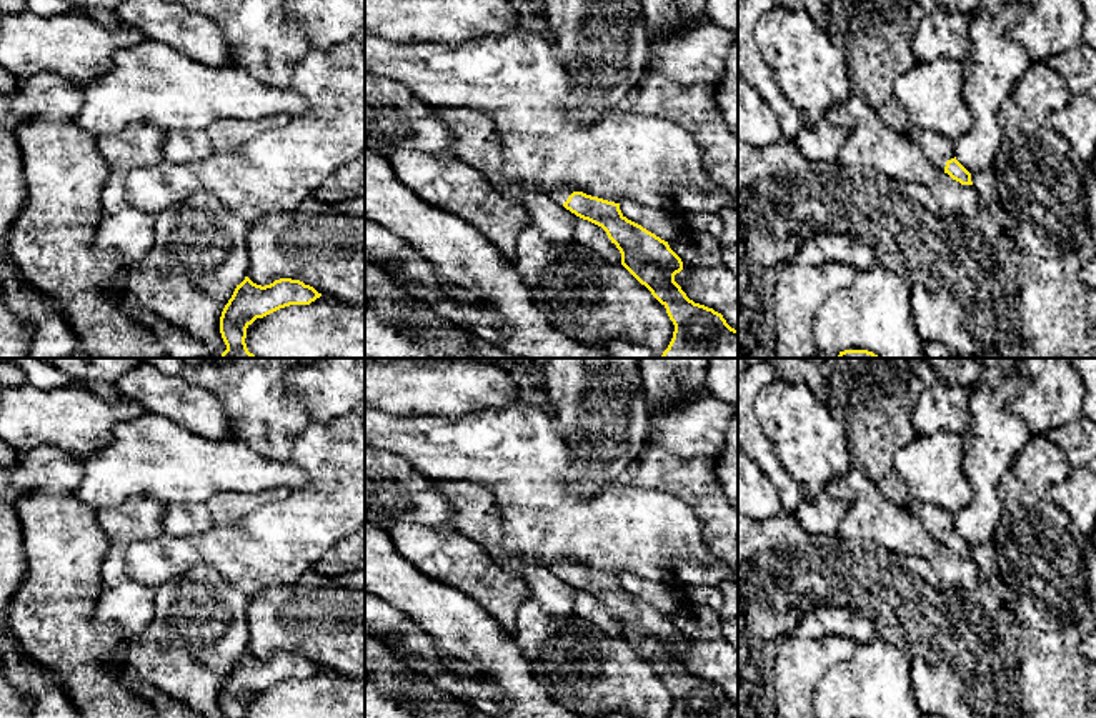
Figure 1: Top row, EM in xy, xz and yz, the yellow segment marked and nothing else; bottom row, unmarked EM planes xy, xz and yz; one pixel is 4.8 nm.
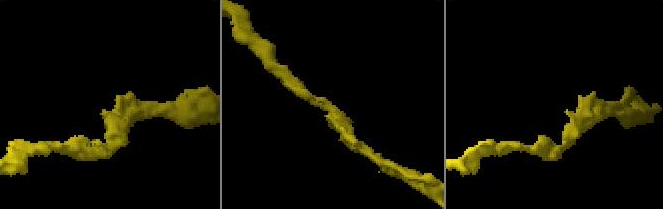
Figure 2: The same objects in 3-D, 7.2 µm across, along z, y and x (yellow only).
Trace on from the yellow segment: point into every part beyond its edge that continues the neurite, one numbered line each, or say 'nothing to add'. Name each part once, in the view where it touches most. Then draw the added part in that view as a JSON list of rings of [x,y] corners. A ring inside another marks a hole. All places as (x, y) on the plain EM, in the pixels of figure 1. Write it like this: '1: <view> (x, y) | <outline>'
1: yz (940, 522) | [[[914,498],[906,510],[941,543],[948,533],[954,531],[954,516],[944,508]]]

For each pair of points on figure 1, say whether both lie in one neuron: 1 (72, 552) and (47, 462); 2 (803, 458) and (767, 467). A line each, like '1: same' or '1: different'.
1: same
2: different

